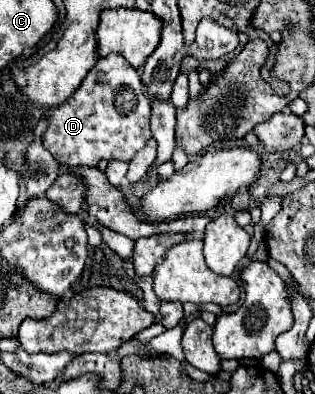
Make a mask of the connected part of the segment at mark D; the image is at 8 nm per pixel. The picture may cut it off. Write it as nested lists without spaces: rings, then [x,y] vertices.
[[[99,58],[81,86],[57,108],[47,110],[49,128],[43,146],[65,166],[97,166],[99,160],[131,160],[151,138],[149,98],[143,94],[139,72],[125,58]]]

